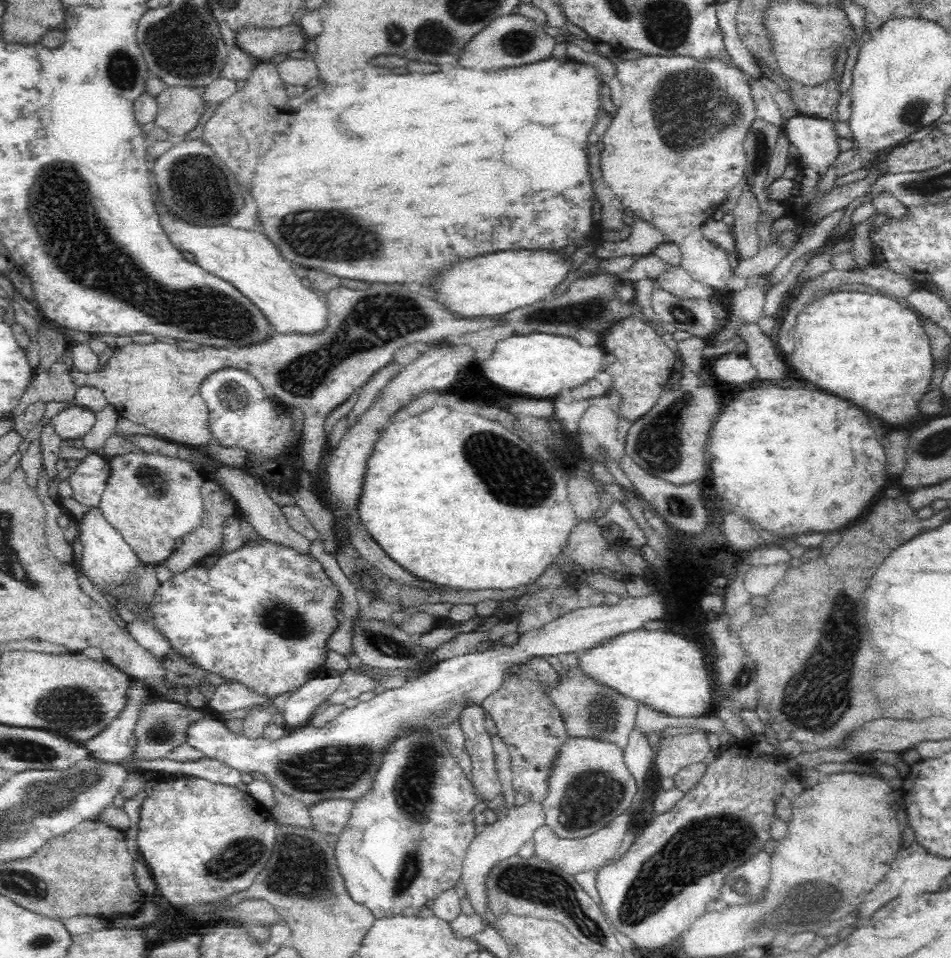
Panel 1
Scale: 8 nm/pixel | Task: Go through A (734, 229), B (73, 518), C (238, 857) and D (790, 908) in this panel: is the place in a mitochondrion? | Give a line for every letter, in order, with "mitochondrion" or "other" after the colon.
A: other
B: other
C: mitochondrion
D: mitochondrion

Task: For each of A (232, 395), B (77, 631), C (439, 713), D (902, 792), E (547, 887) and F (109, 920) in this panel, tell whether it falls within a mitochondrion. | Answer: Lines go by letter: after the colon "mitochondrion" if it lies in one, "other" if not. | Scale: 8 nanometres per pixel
A: mitochondrion
B: other
C: mitochondrion
D: other
E: mitochondrion
F: other

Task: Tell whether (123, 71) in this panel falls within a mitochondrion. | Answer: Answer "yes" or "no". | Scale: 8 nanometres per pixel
yes

